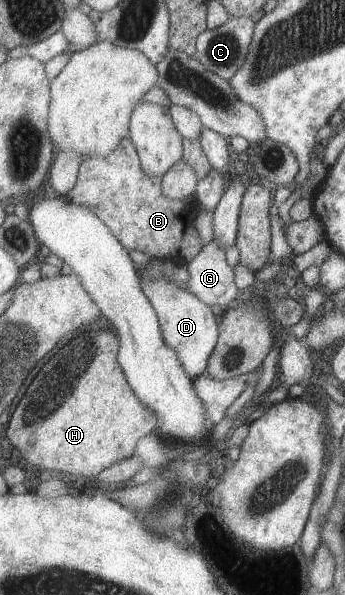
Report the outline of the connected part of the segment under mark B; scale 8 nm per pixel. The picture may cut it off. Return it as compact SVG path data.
M128 137L108 157L83 157L78 183L68 198L89 207L130 253L142 252L152 259L187 265L192 261L190 256L199 254L203 247L202 237L194 227L197 207L163 196L162 179L143 171L138 149Z

